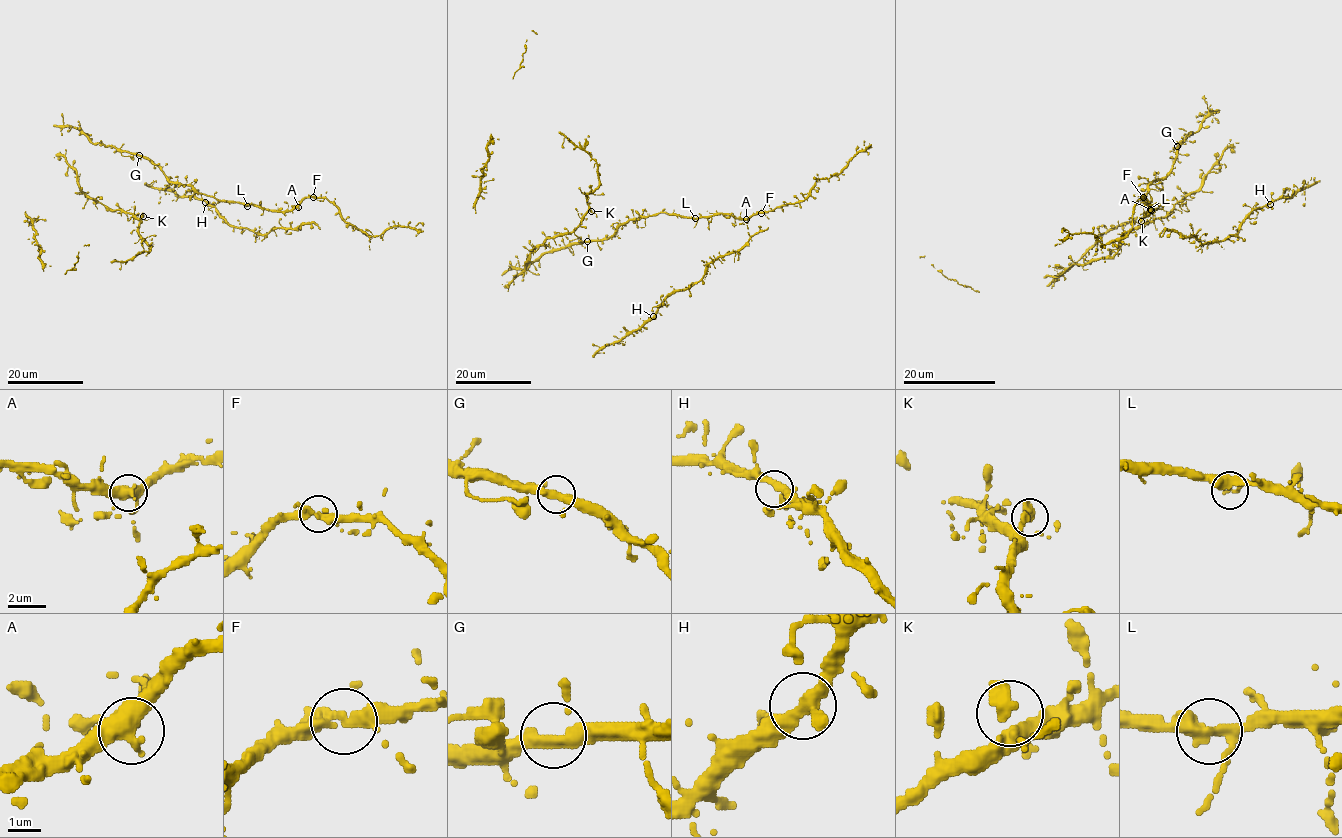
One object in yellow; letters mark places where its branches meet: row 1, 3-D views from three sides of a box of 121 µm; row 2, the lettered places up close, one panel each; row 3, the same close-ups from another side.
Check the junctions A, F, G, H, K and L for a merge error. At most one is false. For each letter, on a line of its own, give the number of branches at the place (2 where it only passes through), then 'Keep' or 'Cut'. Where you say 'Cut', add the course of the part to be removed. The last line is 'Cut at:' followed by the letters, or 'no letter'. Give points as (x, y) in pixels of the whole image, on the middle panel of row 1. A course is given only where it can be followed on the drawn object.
A: Branches: 3. Keep
F: Branches: 2. Keep
G: Branches: 2. Keep
H: Branches: 3. Keep
K: Branches: 2. Keep
L: Branches: 3. Keep
Cut at: no letter

